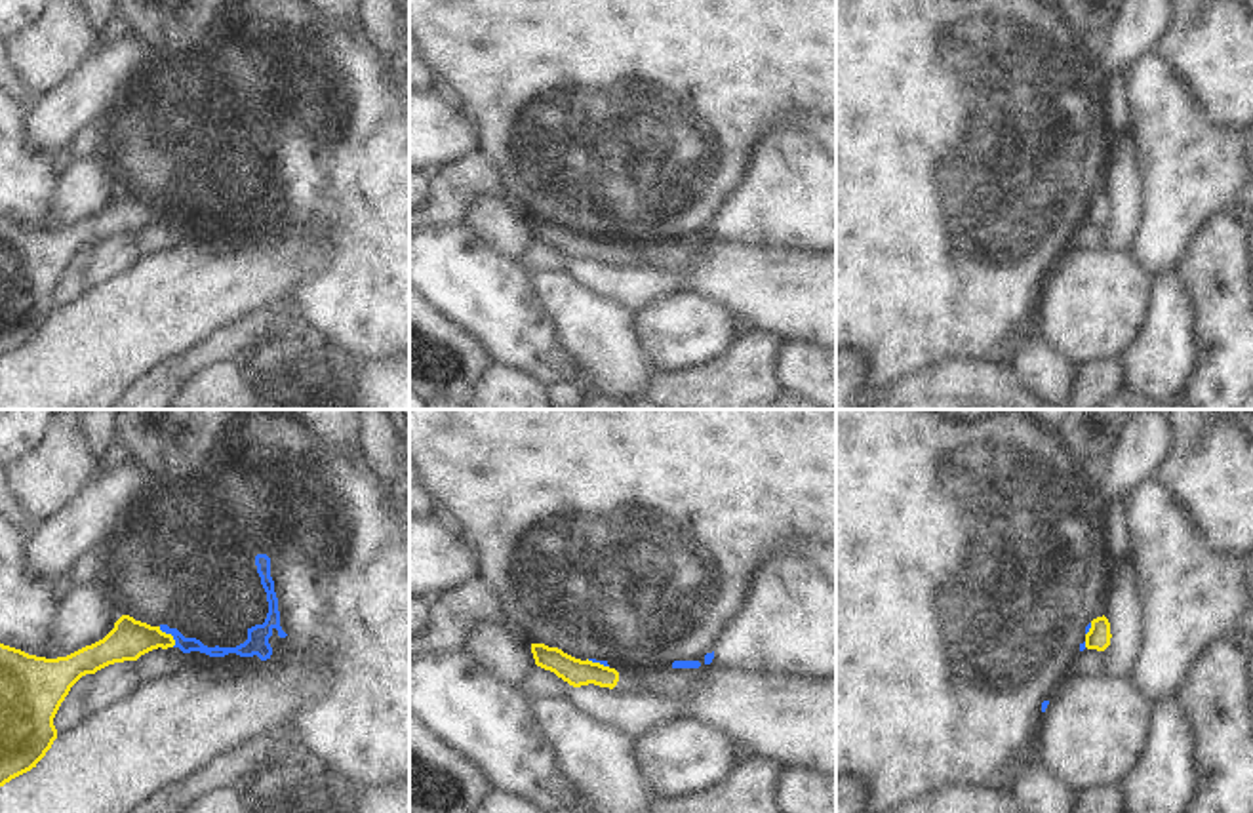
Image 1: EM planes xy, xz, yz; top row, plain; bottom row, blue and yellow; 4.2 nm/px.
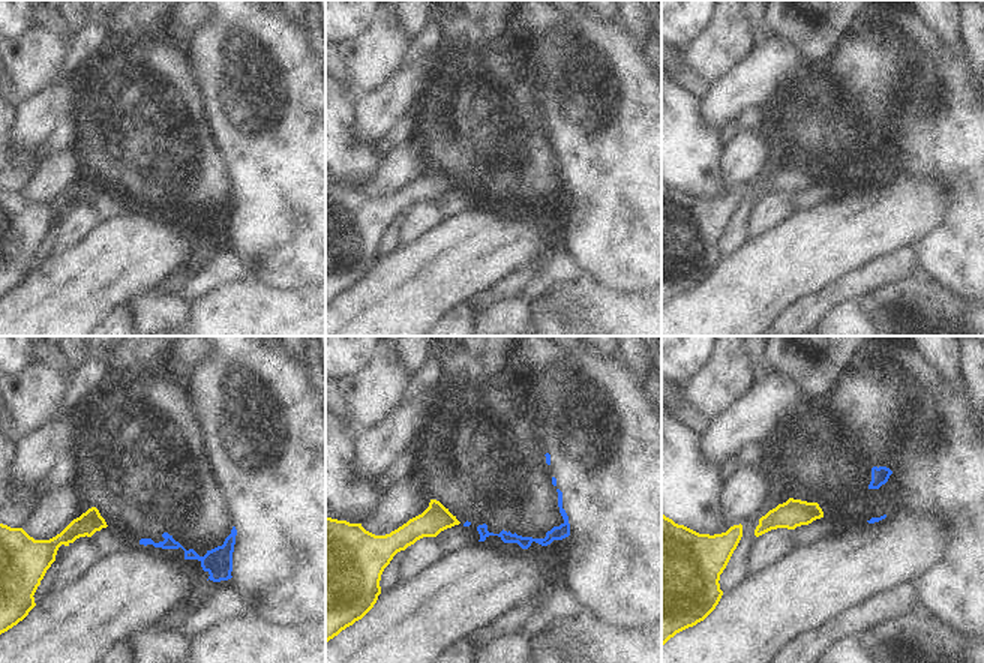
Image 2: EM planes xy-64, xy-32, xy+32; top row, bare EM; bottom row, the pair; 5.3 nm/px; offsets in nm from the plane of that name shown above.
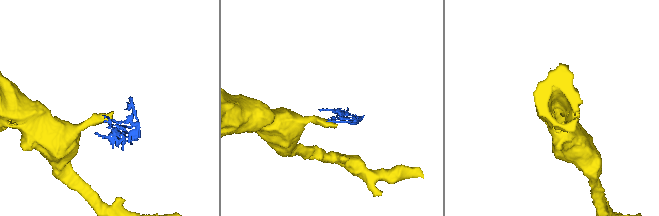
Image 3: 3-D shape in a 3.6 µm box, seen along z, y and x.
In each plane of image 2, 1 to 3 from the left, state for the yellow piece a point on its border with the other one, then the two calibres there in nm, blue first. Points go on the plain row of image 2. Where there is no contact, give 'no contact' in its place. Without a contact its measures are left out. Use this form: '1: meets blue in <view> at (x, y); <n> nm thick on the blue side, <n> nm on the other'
1: no contact
2: no contact
3: no contact

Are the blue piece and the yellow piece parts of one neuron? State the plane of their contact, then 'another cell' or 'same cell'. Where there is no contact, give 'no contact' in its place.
contact in xy; another cell

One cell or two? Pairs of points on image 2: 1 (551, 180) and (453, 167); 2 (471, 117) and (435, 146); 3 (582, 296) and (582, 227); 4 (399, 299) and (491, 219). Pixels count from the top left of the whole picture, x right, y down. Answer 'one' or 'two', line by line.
1: one
2: one
3: two
4: one

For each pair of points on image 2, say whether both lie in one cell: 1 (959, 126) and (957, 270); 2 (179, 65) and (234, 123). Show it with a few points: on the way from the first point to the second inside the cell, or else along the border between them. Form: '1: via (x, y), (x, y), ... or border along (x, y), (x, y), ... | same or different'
1: via (963, 162), (963, 234) | same
2: border along (192, 60), (206, 96), (210, 123), (215, 128) | different

